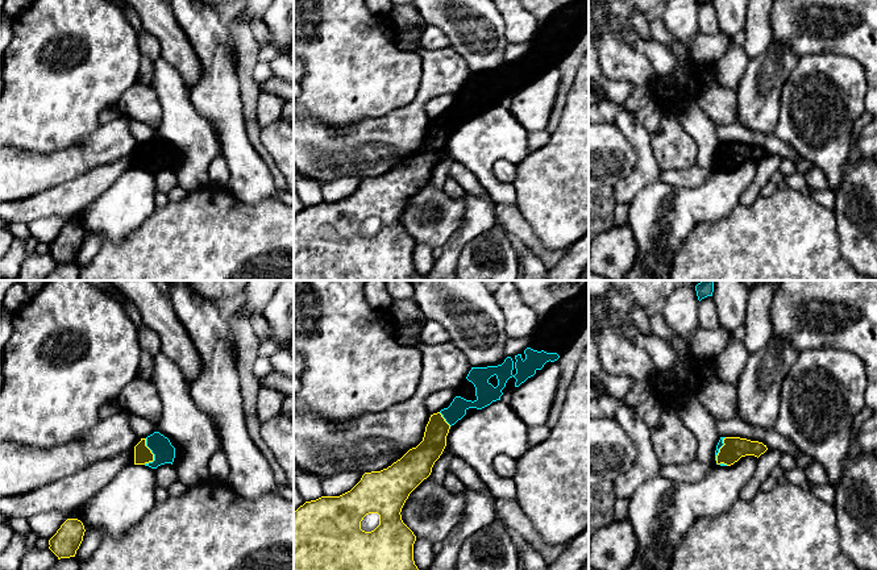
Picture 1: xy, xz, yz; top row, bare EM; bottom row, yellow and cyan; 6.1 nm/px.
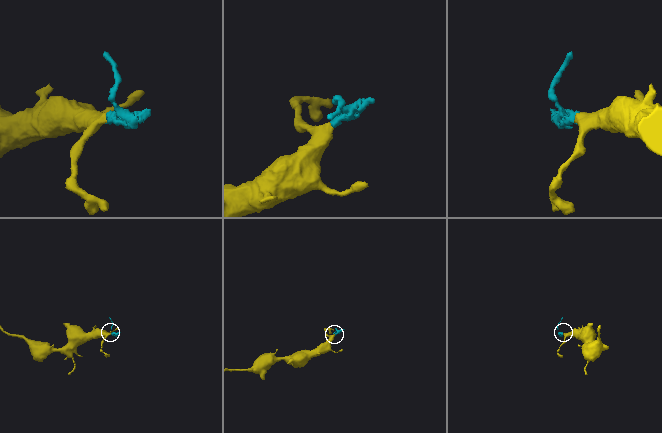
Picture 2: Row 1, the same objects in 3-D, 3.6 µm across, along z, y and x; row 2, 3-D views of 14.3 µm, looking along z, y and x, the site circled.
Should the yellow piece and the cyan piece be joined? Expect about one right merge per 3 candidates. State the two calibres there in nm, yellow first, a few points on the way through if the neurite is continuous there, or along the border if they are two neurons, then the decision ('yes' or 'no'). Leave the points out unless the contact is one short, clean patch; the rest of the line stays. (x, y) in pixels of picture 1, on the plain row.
110/130 nm | across xy (142, 159), (150, 157), (163, 157) | yes

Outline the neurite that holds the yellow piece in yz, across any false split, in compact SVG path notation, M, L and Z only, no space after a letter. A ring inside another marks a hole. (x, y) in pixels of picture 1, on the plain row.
M720 142L715 155L715 166L720 171L731 171L741 162L755 161L758 163L766 155L766 150L758 146L740 142Z

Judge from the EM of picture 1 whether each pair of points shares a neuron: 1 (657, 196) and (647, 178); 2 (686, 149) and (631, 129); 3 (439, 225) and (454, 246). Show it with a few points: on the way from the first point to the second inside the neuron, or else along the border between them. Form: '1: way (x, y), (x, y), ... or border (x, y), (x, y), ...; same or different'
1: border (659, 181), (644, 187), (630, 204); different
2: border (649, 134), (652, 154), (659, 166); different
3: border (464, 211), (461, 227), (441, 246); different

